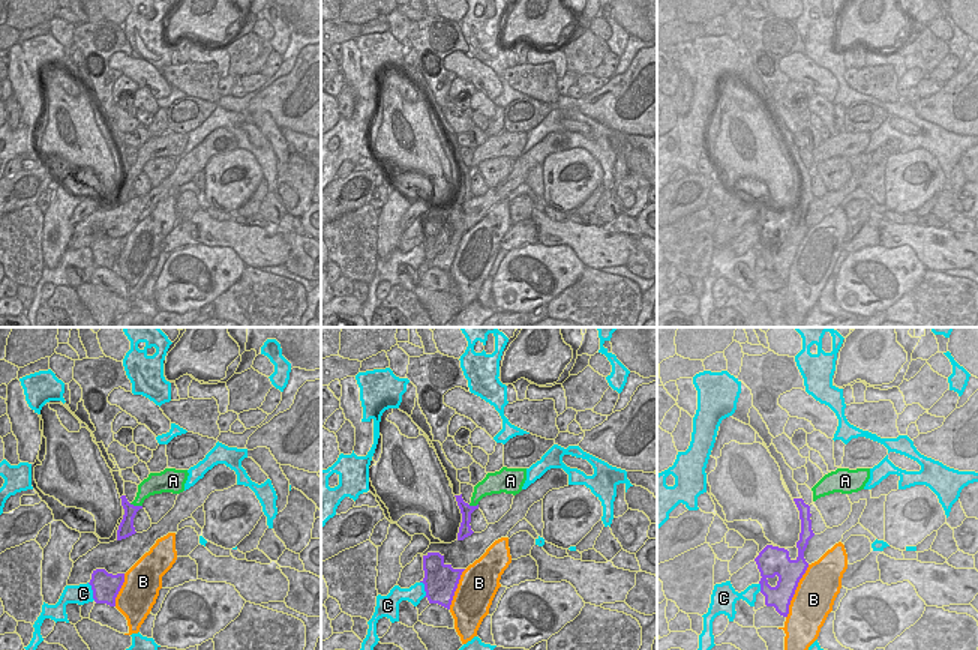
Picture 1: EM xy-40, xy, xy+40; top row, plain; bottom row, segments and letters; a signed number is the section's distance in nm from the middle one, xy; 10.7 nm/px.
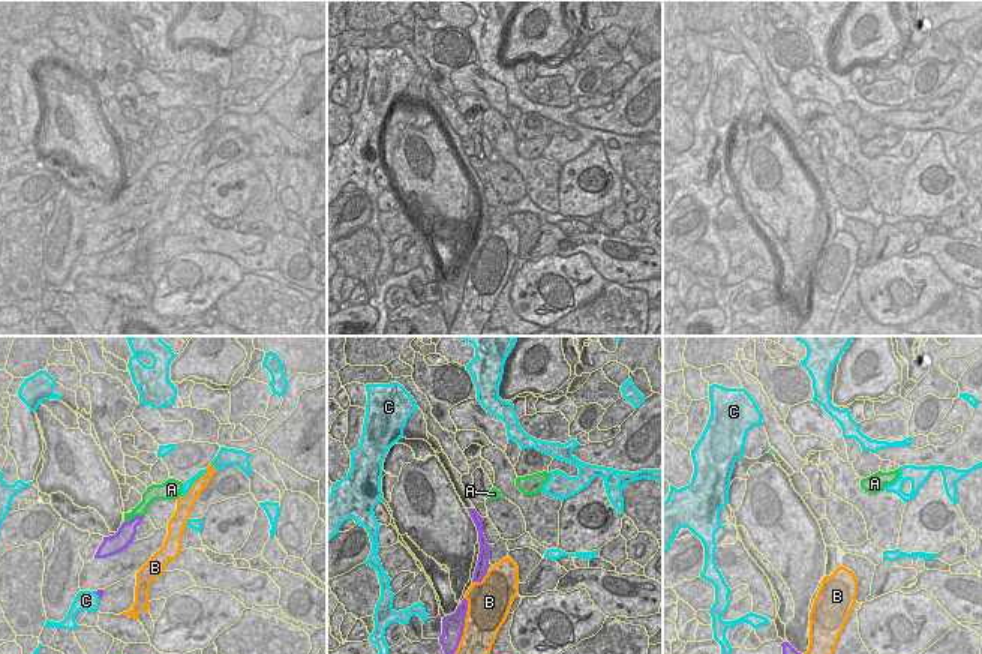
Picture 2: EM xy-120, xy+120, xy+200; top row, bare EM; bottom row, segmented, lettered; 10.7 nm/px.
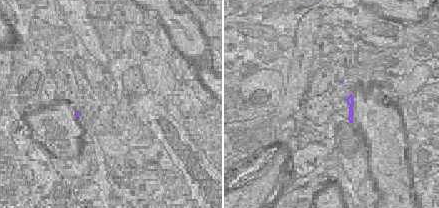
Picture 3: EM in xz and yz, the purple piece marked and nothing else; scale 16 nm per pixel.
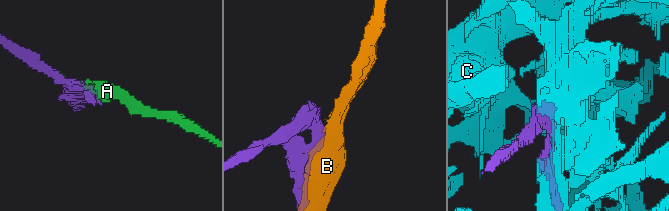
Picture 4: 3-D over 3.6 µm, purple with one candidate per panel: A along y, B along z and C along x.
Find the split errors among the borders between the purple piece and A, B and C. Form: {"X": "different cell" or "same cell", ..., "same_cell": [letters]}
{"A": "same cell", "B": "different cell", "C": "different cell", "same_cell": ["A"]}

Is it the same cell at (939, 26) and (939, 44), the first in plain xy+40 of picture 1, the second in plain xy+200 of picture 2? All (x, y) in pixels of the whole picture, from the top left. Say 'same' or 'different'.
different

